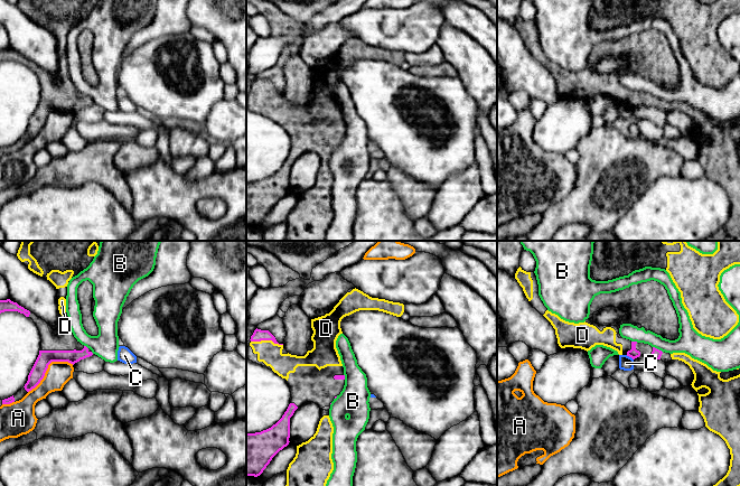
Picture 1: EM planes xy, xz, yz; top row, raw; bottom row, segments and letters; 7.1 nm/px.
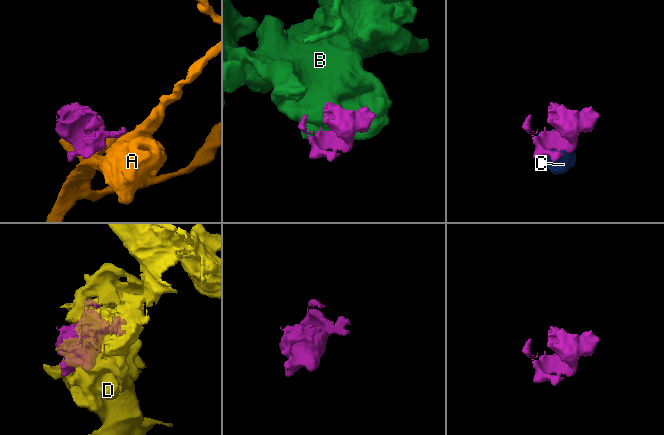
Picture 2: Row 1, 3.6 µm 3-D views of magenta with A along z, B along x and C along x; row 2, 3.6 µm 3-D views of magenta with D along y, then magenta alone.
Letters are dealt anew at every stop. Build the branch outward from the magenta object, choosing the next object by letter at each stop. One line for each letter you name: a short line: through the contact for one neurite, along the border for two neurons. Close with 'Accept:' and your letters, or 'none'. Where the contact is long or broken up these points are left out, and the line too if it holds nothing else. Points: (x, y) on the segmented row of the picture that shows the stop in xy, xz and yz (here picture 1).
Accept: D

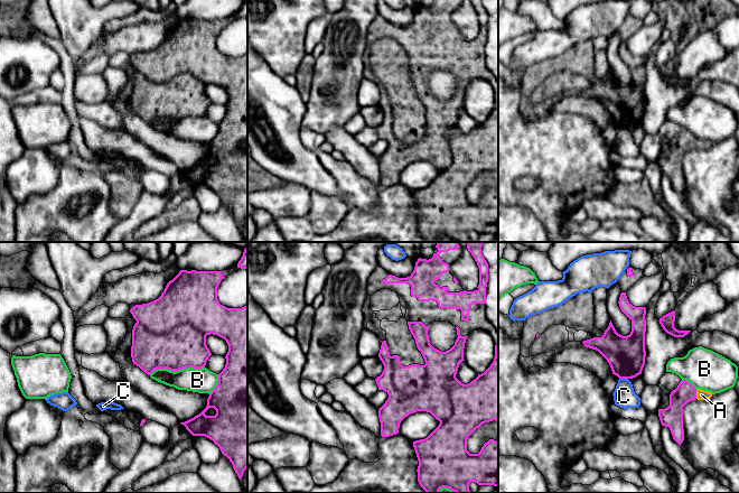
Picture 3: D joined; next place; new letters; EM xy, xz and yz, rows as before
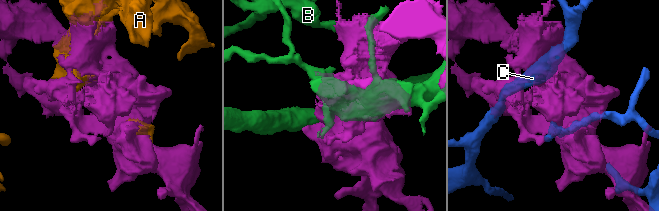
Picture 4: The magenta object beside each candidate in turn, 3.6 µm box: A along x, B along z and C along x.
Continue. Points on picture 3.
Accept: A

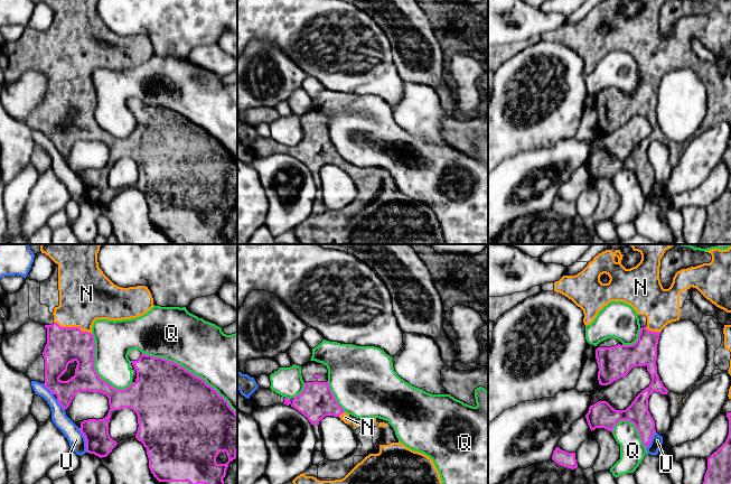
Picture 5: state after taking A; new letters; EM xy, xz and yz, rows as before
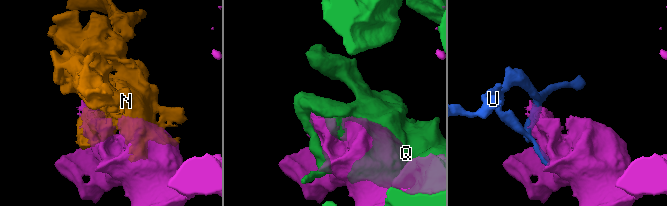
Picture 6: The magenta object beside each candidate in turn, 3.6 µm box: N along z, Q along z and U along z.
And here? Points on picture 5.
Accept: N

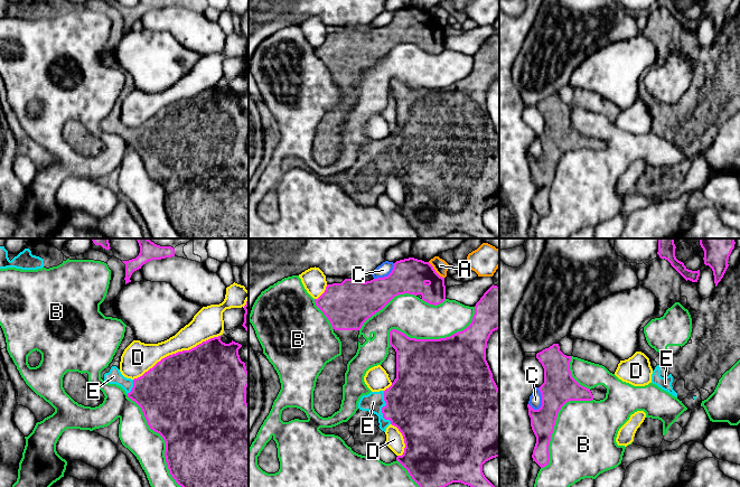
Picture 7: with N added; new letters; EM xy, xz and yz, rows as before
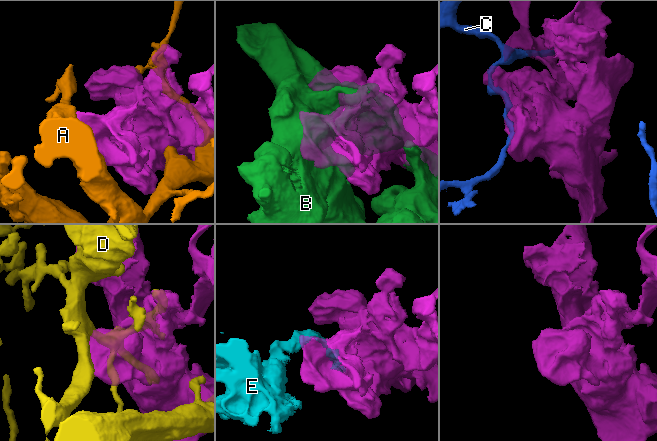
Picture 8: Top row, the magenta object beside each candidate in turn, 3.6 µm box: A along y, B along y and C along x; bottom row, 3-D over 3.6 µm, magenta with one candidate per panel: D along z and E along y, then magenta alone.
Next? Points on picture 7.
E: line xz (415, 402), (382, 409), (373, 402)
Accept: E

